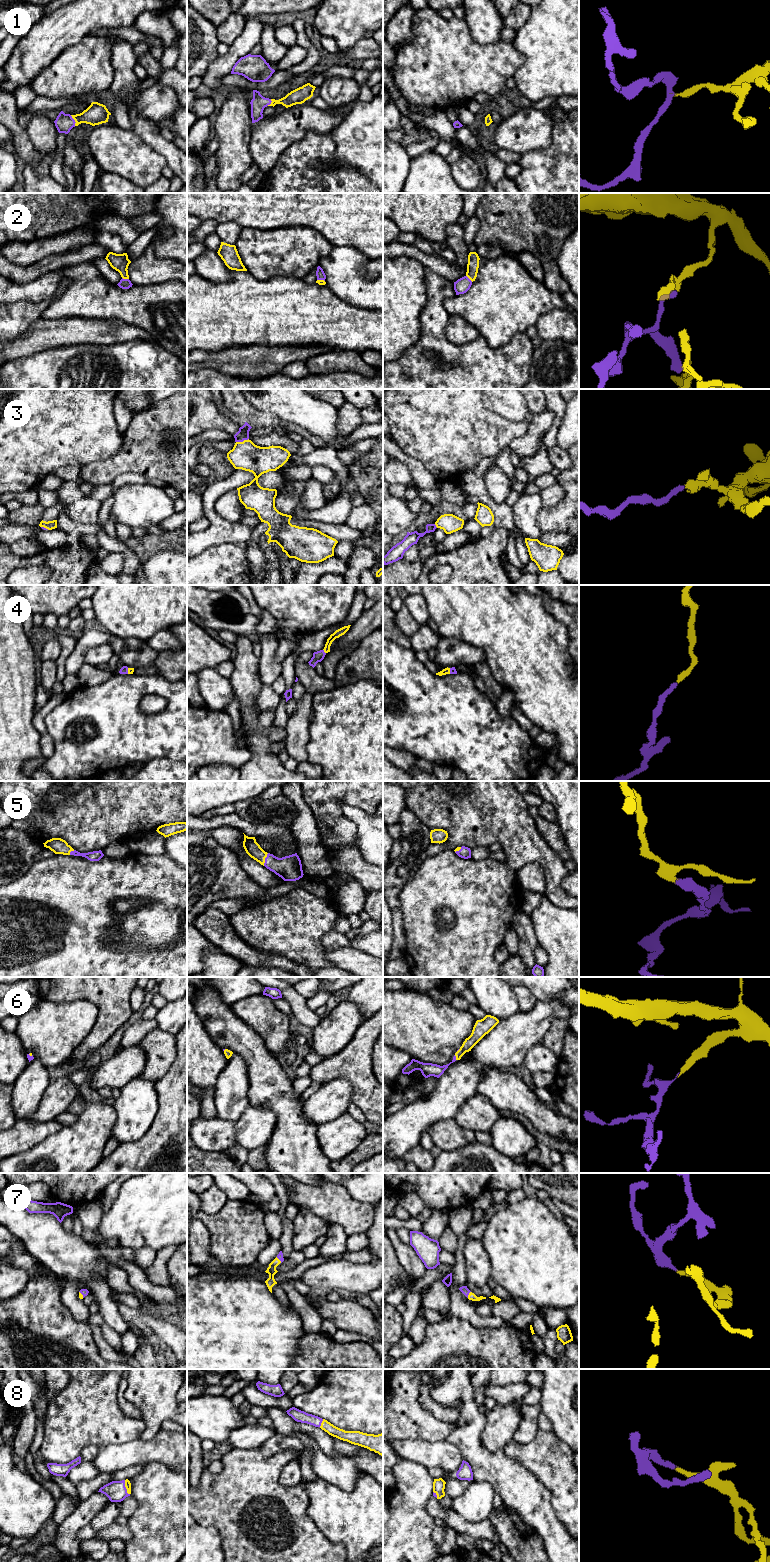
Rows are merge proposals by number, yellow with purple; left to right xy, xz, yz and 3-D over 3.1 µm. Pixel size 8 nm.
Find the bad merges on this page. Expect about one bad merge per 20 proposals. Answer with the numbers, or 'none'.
none

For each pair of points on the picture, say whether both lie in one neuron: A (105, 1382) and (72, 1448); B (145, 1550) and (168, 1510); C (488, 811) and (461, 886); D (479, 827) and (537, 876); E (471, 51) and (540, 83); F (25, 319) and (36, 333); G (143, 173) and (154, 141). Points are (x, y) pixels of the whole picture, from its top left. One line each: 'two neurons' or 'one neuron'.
A: one neuron
B: one neuron
C: two neurons
D: two neurons
E: two neurons
F: two neurons
G: two neurons

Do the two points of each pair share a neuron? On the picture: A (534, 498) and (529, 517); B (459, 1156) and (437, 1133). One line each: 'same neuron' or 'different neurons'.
A: same neuron
B: different neurons

